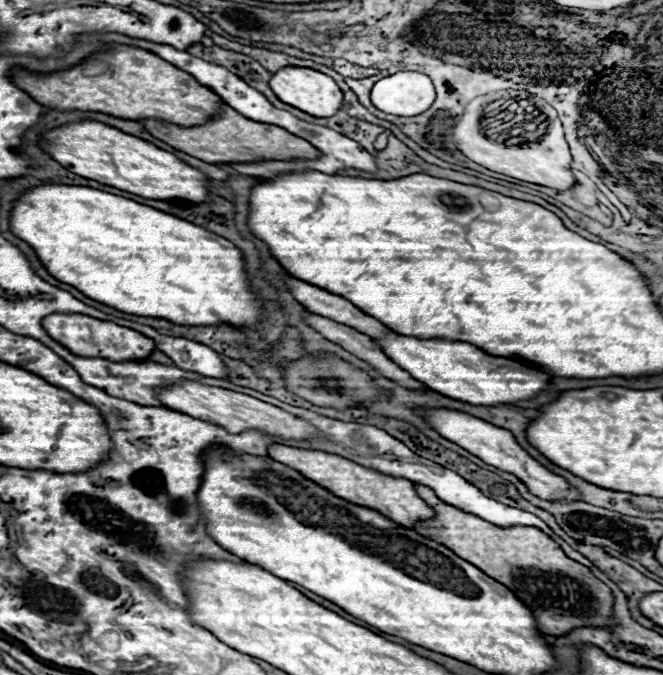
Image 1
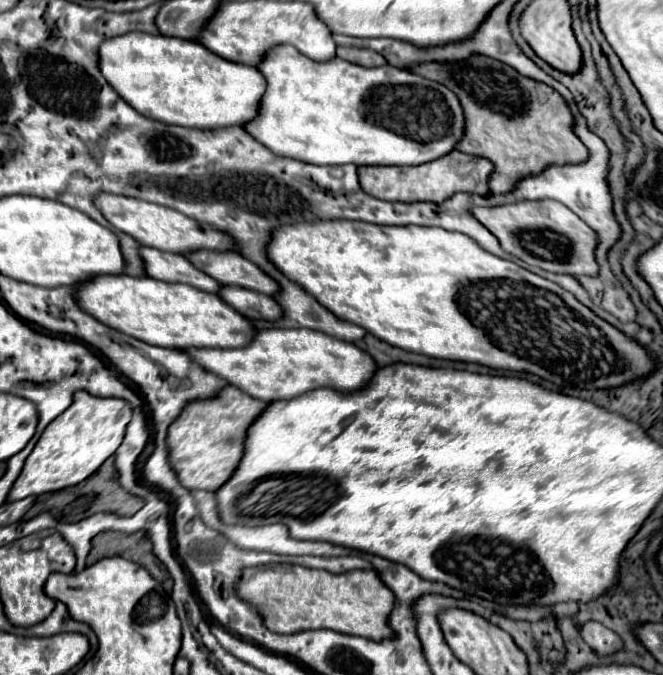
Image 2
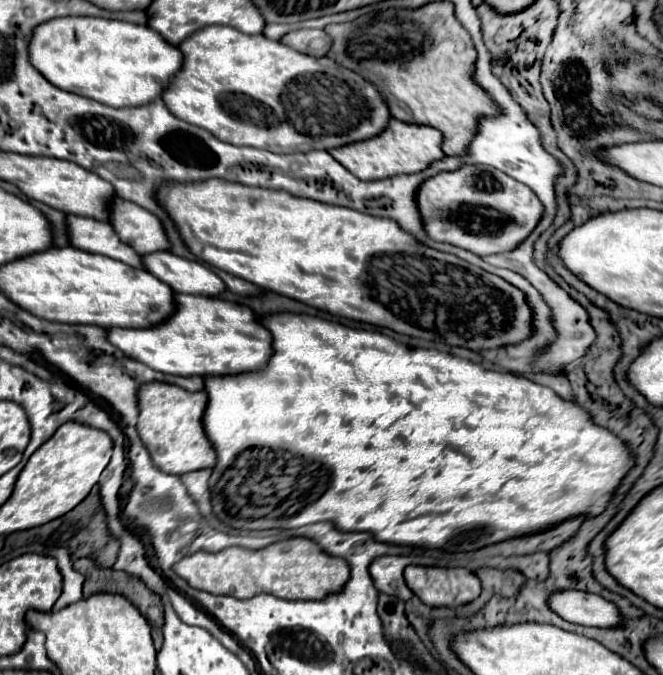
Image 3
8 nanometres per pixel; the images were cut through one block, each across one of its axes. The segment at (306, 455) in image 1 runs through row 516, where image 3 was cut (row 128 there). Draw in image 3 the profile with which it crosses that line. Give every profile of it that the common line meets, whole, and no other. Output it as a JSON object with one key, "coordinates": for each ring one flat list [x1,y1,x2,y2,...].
{"coordinates":[[394,120,388,124,388,128,378,134,376,138,364,140,364,142,354,142,350,146,334,148,330,154,346,166,356,178,362,178,364,182,372,180,382,180,382,178,392,178,398,174,418,174,426,170,432,162,446,158,442,152,442,134,430,126,414,126,406,124,400,120]]}

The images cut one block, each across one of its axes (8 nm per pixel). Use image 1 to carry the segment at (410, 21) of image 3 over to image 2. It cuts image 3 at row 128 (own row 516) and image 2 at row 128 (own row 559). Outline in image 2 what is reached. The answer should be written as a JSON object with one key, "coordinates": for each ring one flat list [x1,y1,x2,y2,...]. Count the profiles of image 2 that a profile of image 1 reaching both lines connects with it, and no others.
{"coordinates":[[470,54,458,62,422,62,406,70,436,80,458,96,466,122,456,150,484,156,494,164,492,192,508,192,522,176,538,174,548,164,576,164,588,158,586,146,572,134,572,114,564,98,544,82,530,80,482,54]]}

